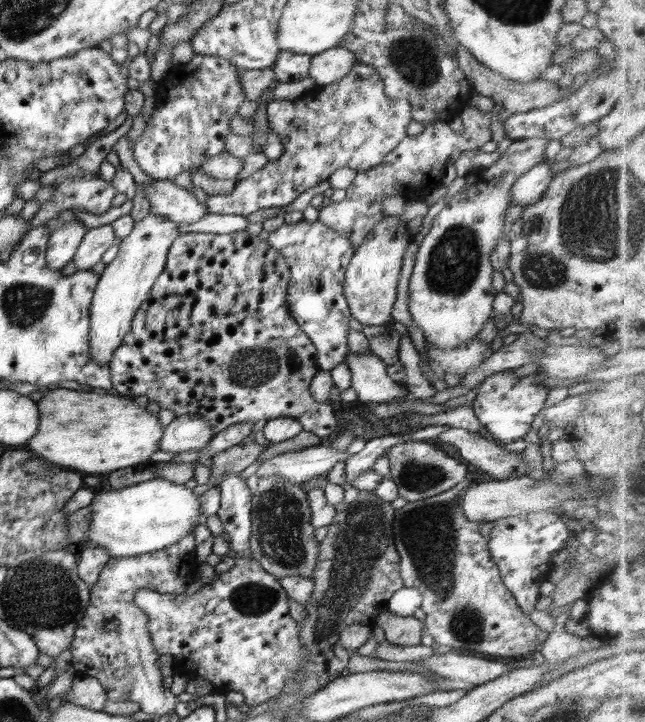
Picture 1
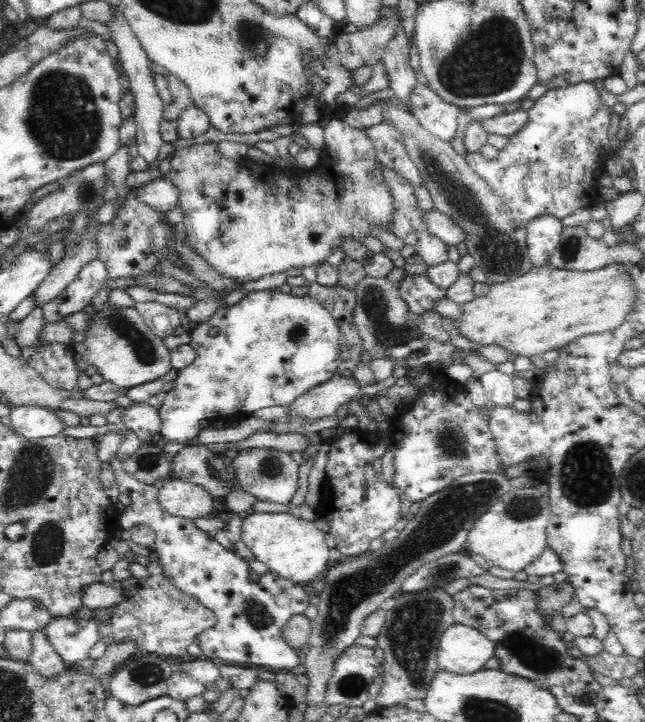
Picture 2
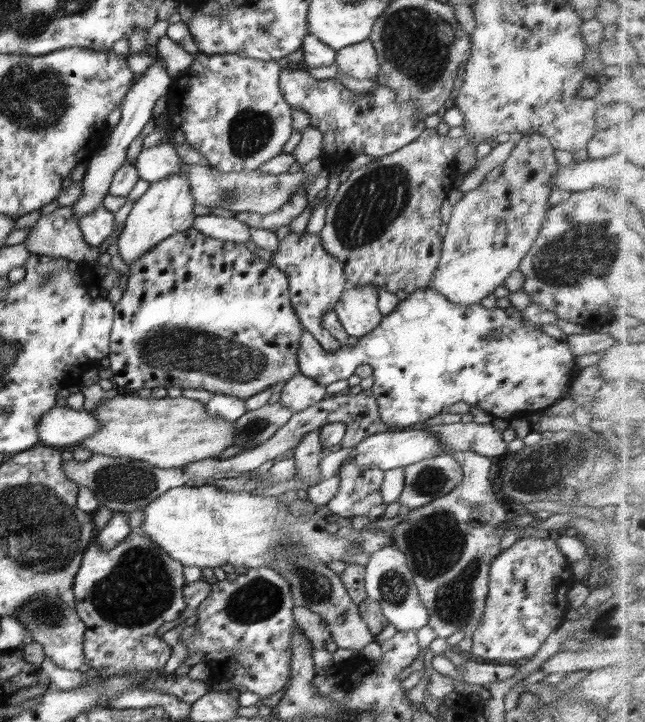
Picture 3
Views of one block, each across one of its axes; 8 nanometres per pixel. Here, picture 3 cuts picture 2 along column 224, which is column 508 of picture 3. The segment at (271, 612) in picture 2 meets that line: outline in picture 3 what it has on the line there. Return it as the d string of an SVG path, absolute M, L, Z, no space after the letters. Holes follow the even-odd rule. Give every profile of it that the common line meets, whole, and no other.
M528 534L518 539L507 550L500 552L492 562L489 572L490 582L488 582L484 616L476 632L470 636L472 649L466 655L476 661L519 664L533 658L550 633L559 629L567 619L566 613L570 607L566 601L566 594L574 584L570 562L562 554L554 539L547 536L534 538L532 534Z

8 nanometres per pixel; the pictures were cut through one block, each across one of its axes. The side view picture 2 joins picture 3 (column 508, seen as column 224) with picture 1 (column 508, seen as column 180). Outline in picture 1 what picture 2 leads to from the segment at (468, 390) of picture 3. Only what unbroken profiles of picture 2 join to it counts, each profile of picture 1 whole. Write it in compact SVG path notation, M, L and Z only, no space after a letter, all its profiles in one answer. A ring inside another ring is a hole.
M512 370L496 371L495 373L486 375L478 385L478 394L473 400L470 406L475 412L476 418L480 421L480 424L492 434L494 440L500 444L506 444L514 442L515 440L524 439L524 436L528 434L531 429L534 416L545 407L544 403L548 396L548 387L538 382L539 378L545 378L546 373L537 372L529 376L518 377Z

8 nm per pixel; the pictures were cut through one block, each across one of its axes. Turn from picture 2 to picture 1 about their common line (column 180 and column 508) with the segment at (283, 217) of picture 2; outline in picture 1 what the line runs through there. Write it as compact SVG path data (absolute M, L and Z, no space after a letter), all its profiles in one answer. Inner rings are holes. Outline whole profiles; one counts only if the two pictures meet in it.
M547 139L514 141L492 166L475 169L465 177L465 186L451 197L425 235L409 280L408 308L412 320L424 331L426 343L443 349L476 337L493 312L496 289L492 285L490 257L505 236L504 222L510 208L512 185L546 156Z

